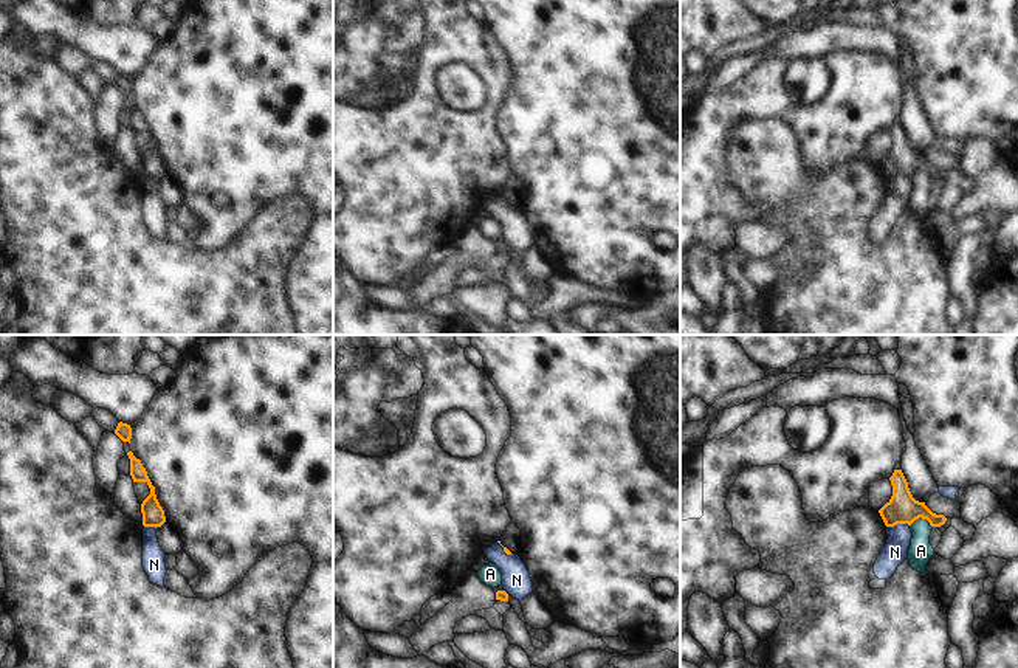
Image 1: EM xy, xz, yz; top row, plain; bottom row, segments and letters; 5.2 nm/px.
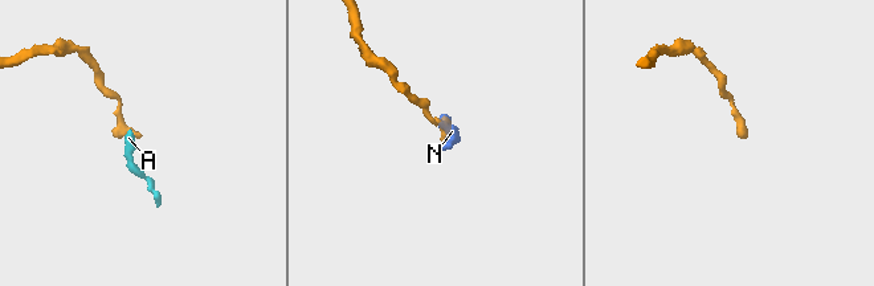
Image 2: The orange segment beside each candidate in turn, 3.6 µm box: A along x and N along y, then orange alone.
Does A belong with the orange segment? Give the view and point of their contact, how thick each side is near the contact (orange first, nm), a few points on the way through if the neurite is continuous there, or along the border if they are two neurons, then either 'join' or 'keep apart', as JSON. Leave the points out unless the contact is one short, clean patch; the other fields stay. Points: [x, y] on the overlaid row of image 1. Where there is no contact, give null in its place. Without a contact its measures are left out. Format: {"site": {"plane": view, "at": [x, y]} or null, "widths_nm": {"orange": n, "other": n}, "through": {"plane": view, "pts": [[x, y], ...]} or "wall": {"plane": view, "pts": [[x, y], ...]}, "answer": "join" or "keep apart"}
{"site": {"plane": "yz", "at": [922, 518]}, "widths_nm": {"orange": 160, "other": 120}, "wall": {"plane": "yz", "pts": [[910, 526], [916, 519], [924, 518], [932, 527]]}, "answer": "keep apart"}

